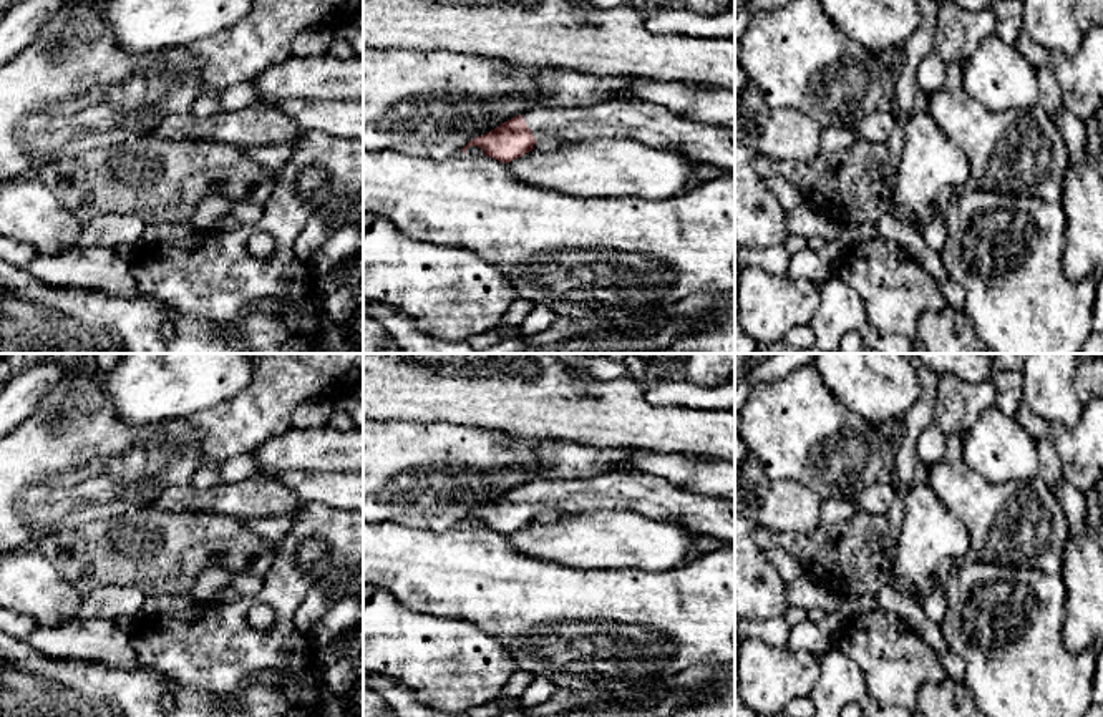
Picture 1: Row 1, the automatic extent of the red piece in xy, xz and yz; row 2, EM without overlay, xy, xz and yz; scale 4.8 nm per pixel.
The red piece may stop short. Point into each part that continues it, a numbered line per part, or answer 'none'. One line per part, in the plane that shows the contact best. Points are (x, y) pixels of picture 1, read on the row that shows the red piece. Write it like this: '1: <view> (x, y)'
1: xz (655, 126)

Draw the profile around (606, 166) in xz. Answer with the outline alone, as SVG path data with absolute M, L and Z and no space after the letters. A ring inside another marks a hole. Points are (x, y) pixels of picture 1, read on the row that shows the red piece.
M597 138L562 143L552 153L529 151L506 163L522 183L576 198L675 198L687 193L698 163L675 149L654 148L630 138Z

